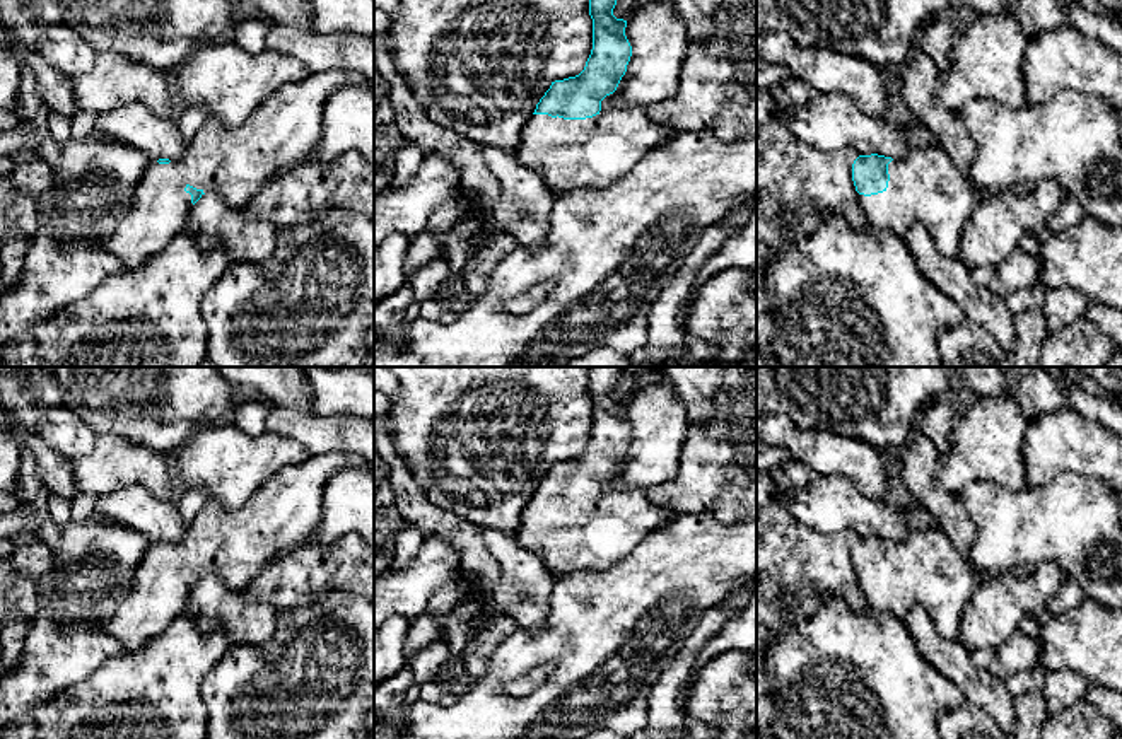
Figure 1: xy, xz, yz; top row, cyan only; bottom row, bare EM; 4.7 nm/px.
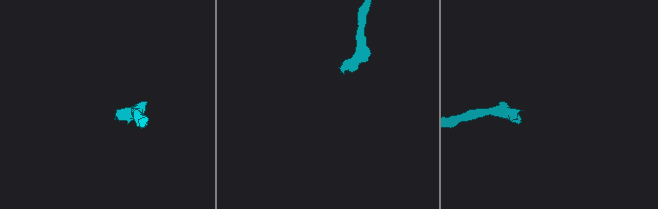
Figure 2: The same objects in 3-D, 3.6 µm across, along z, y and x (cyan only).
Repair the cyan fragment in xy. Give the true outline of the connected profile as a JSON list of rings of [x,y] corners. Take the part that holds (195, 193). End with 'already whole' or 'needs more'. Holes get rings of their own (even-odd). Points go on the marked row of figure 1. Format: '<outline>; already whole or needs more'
[[[354,70],[309,73],[282,85],[236,128],[208,116],[188,142],[183,157],[149,162],[126,215],[114,225],[102,247],[120,259],[121,270],[135,270],[167,247],[205,193],[219,193],[229,207],[246,208],[272,176],[314,152],[323,131],[324,102],[345,85],[364,87],[367,82]]]; needs more

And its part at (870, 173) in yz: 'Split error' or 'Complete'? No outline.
Split error

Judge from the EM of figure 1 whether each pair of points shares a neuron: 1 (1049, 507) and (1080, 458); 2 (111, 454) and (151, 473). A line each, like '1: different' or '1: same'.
1: different
2: same

